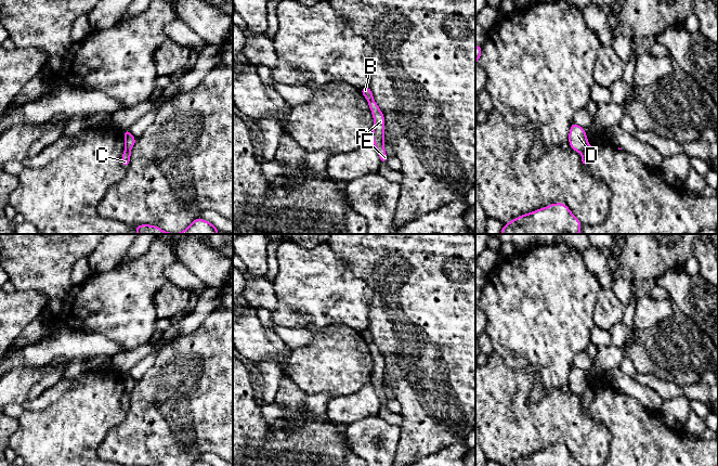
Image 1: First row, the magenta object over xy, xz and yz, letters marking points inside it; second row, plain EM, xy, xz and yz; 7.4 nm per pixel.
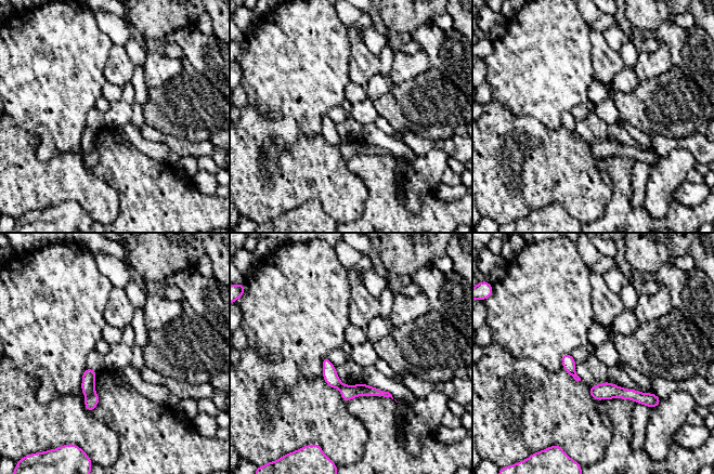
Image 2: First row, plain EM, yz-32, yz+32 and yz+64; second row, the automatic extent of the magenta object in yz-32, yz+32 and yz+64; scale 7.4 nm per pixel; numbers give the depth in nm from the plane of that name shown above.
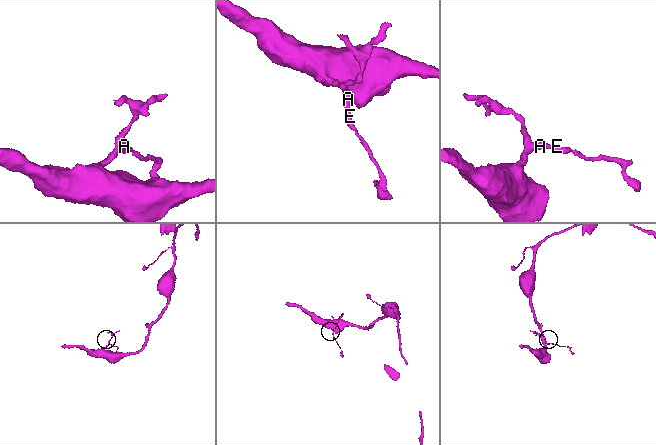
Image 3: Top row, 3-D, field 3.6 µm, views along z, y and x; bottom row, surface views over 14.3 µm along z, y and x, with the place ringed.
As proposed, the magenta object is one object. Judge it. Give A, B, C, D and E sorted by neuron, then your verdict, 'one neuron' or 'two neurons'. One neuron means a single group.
A C E / B D; two neurons

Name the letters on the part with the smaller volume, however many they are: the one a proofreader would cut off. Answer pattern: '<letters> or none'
B, D

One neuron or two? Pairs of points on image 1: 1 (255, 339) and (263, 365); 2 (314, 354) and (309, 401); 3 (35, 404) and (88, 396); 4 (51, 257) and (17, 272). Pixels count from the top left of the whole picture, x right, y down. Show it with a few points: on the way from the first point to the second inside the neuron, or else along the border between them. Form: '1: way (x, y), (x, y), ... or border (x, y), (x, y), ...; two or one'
1: border (257, 362), (268, 357), (273, 357), (283, 375); two
2: border (318, 393), (307, 396); two
3: border (75, 388), (65, 392), (47, 406), (29, 411); two
4: way (42, 257), (33, 257), (26, 263); one

